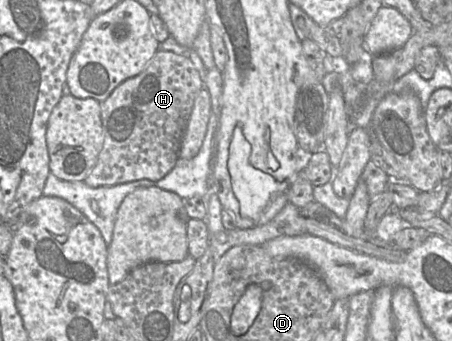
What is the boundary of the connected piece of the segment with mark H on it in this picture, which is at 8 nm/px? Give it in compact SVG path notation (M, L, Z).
M159 49L140 74L123 81L100 102L104 142L85 184L90 187L112 186L142 179L158 181L165 177L179 159L181 137L195 97L203 87L203 79L189 57Z

